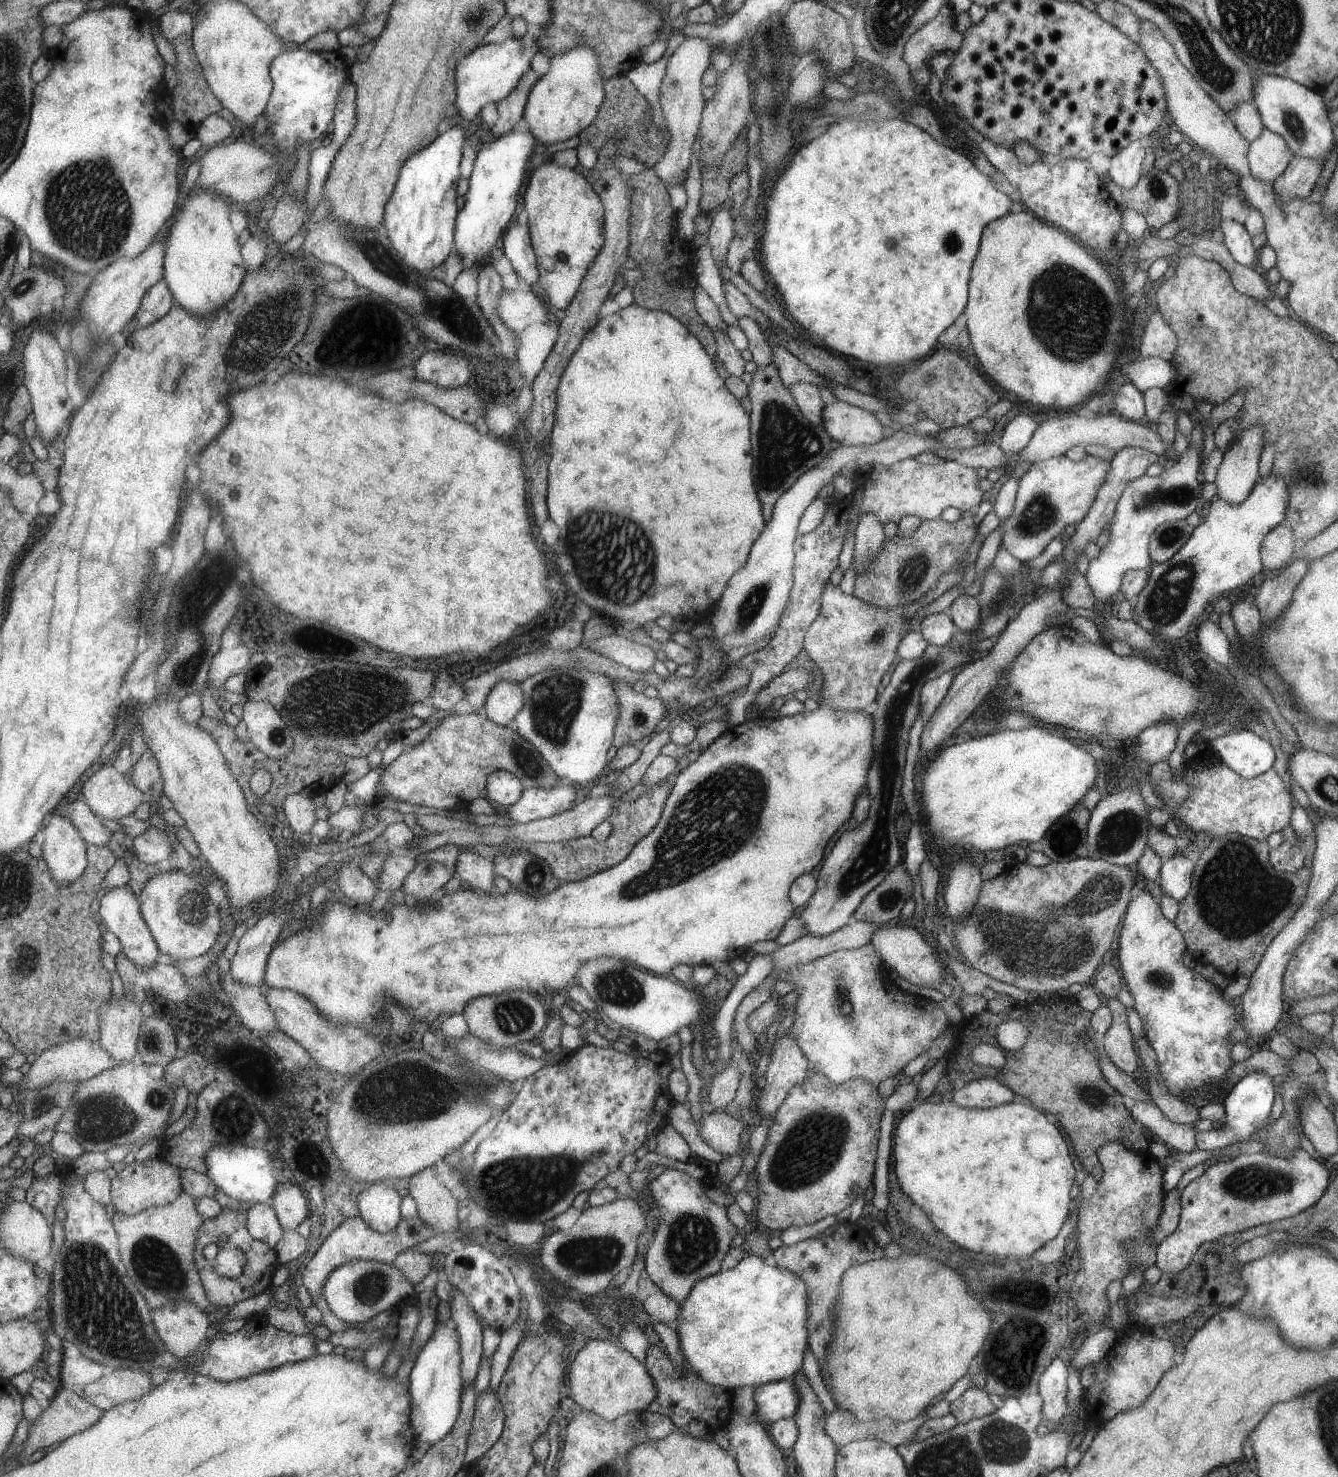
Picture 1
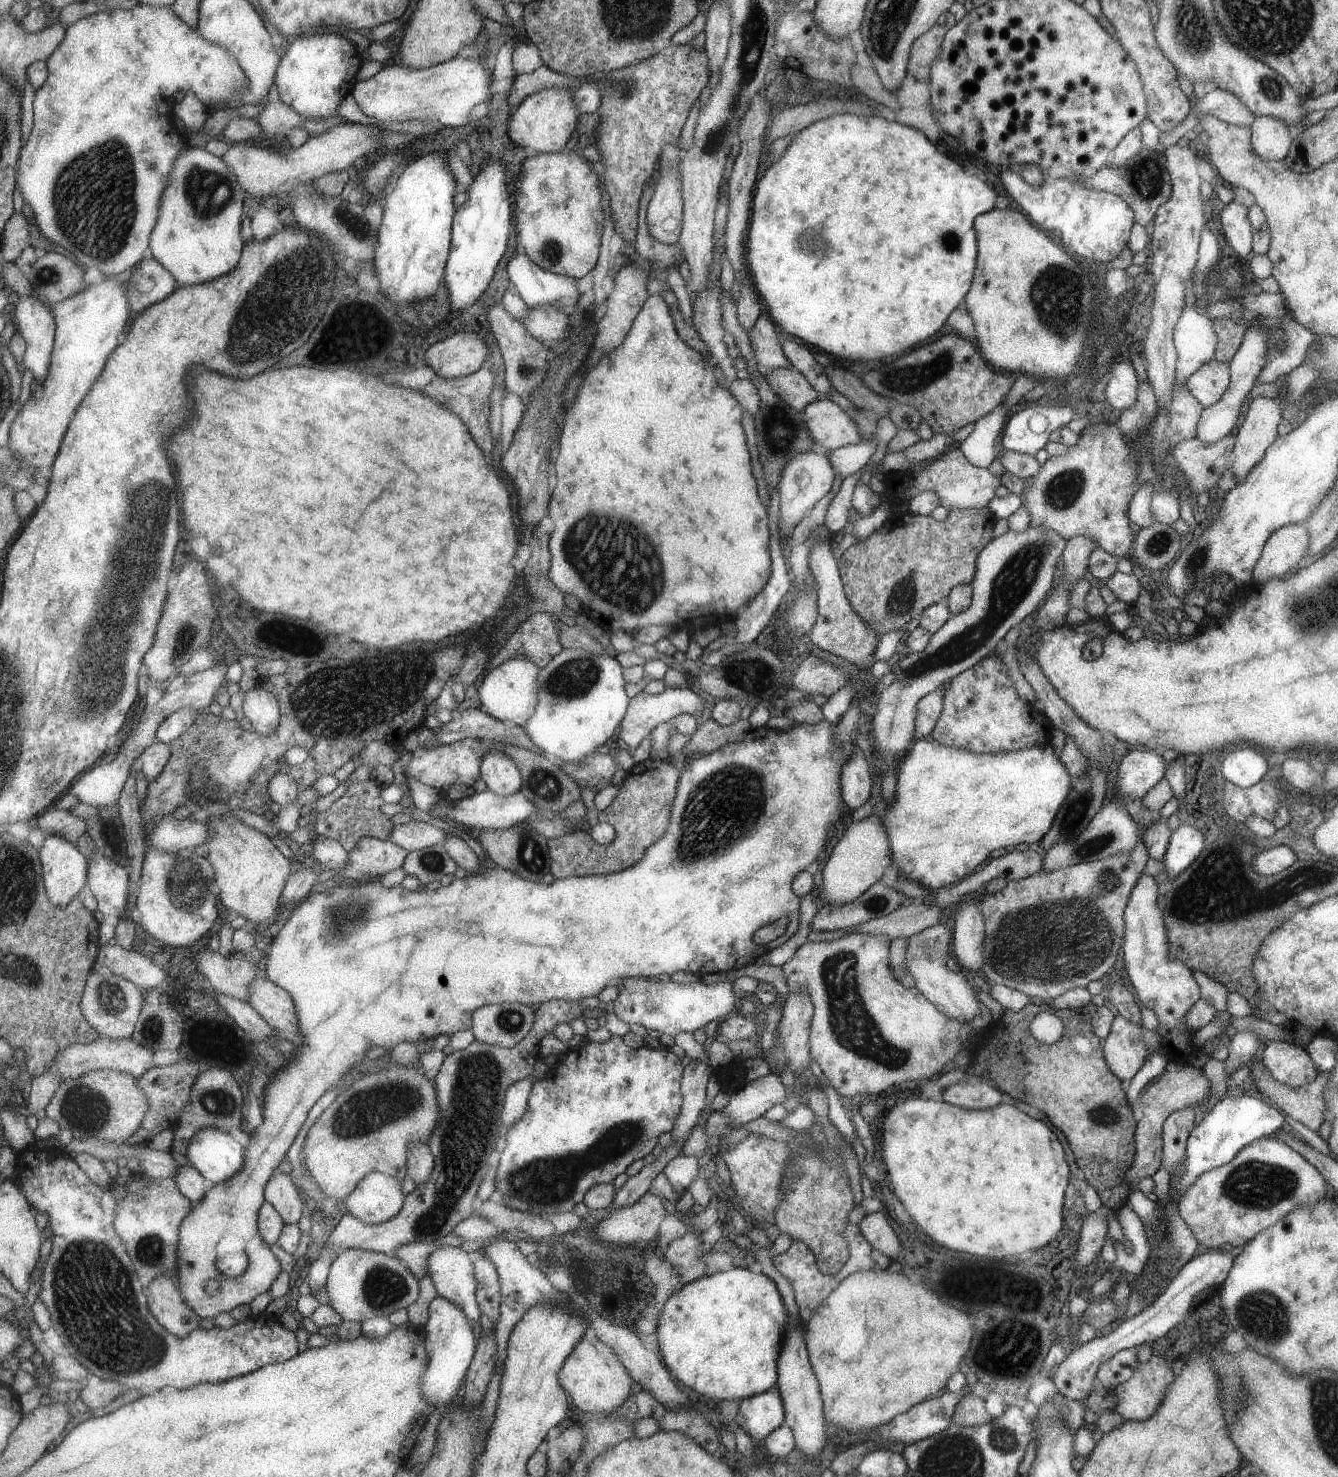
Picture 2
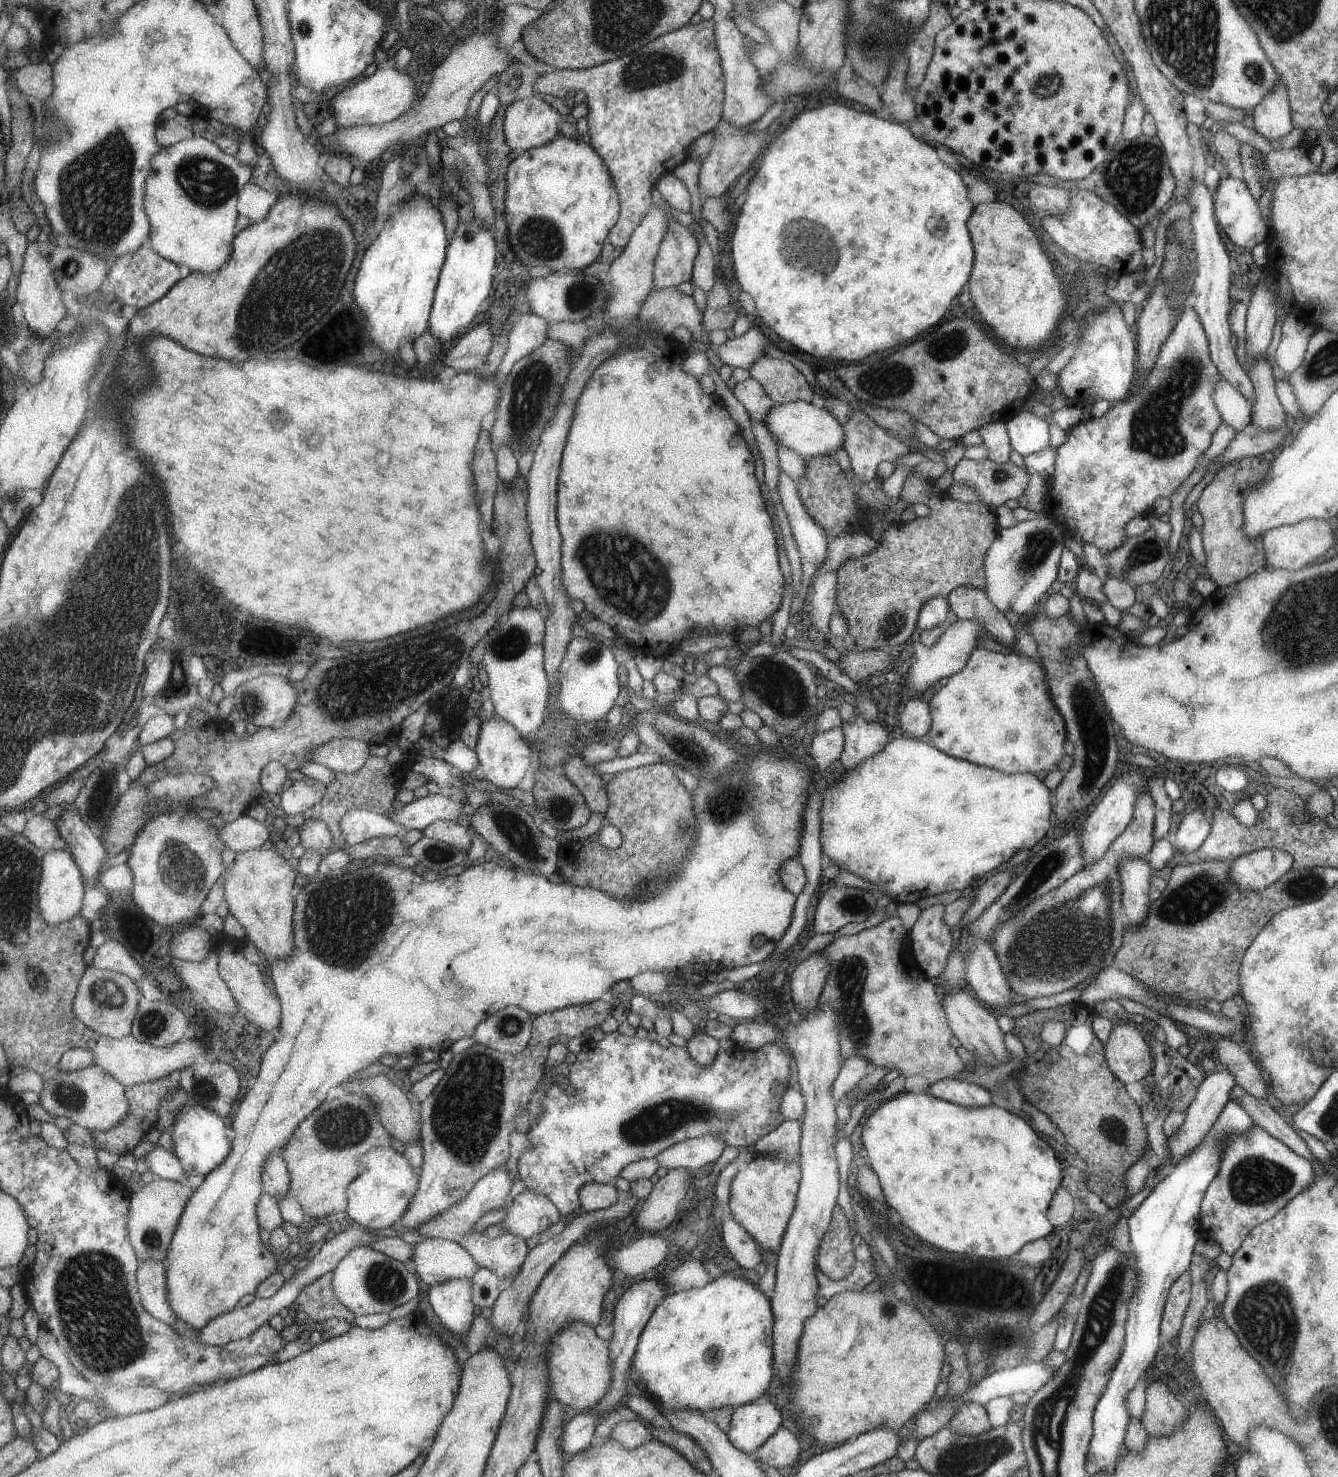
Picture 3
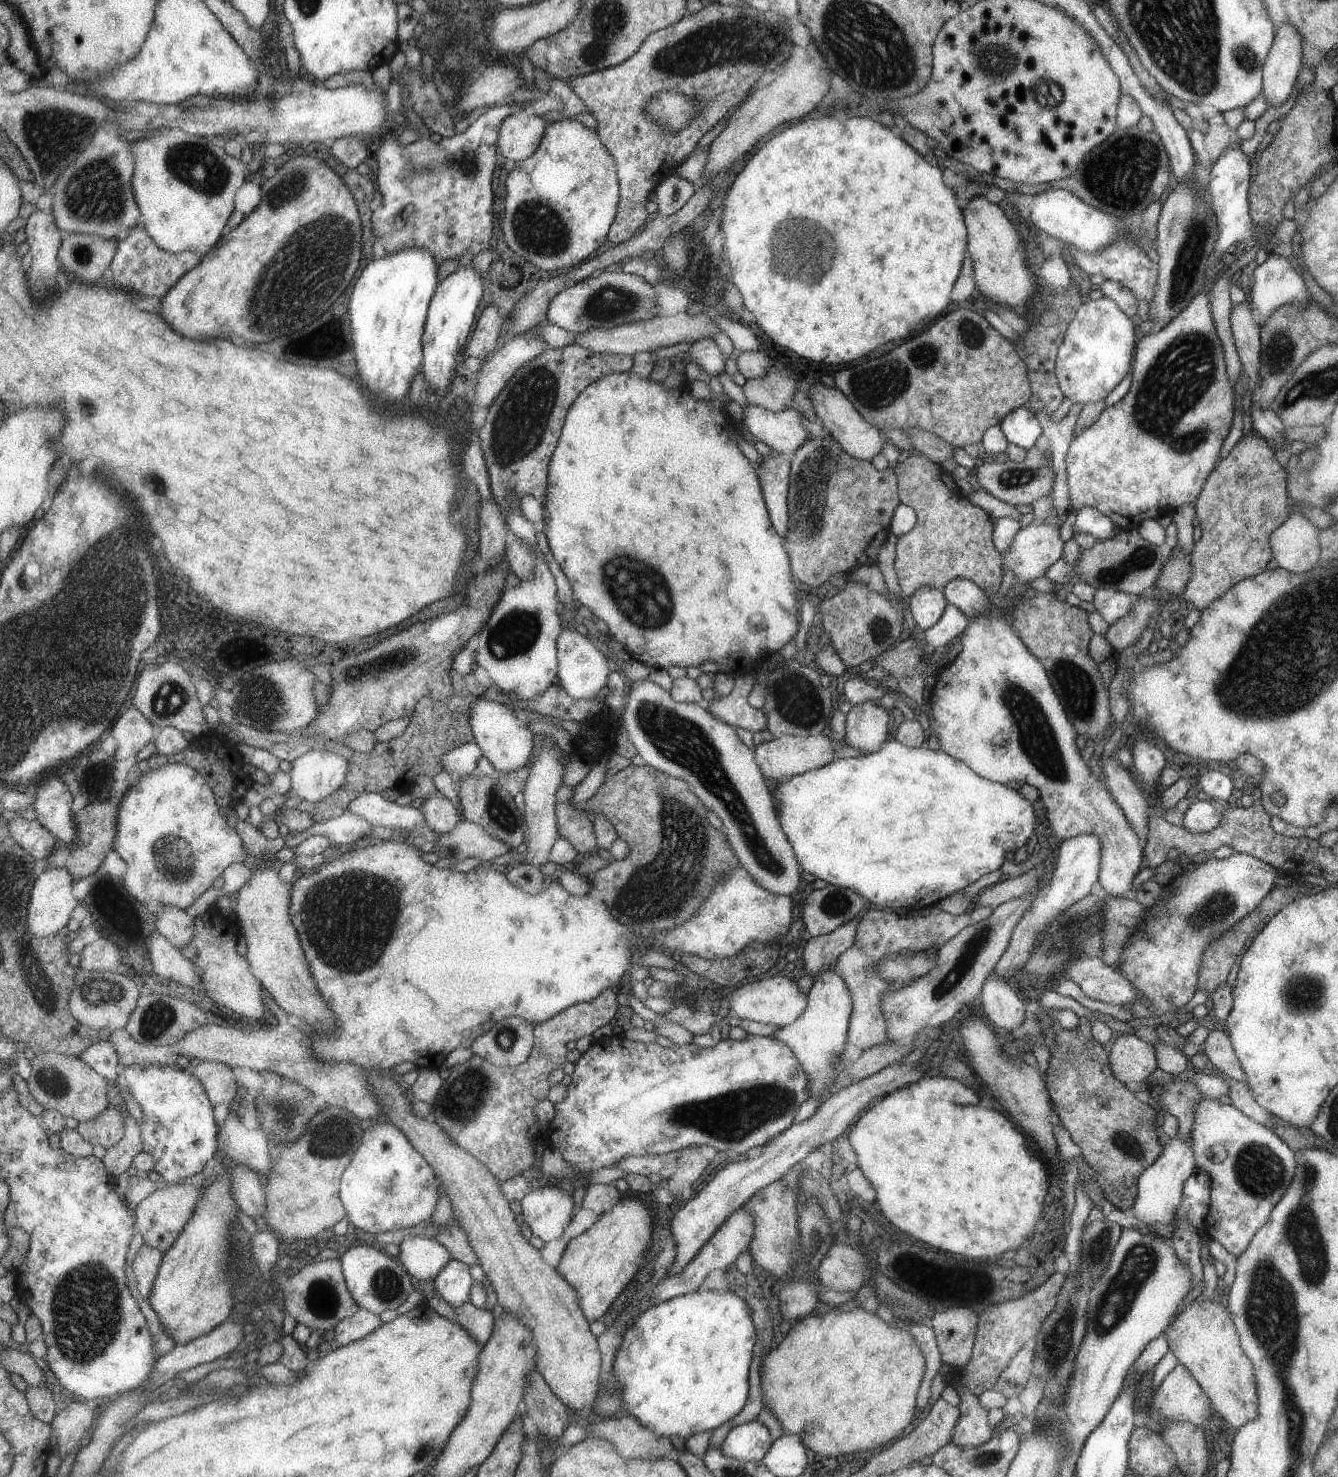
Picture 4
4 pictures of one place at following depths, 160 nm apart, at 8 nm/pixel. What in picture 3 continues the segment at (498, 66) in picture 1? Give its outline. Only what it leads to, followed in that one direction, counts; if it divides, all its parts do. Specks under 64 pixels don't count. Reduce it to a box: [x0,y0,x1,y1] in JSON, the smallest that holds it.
[331,64,424,128]

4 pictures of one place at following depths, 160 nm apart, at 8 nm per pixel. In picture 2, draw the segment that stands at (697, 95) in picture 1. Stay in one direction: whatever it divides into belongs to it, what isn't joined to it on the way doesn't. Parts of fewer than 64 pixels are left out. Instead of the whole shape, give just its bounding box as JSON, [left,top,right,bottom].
[645,145,682,243]

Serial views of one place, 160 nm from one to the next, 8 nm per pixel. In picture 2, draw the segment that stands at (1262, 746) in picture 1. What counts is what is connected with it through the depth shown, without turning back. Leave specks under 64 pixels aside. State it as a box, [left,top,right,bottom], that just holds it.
[1220,744,1268,789]

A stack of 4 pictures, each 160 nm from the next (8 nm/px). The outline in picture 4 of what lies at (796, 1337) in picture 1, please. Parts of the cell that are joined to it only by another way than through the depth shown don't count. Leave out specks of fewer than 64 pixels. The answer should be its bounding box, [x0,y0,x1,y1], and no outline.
[613,1287,771,1461]

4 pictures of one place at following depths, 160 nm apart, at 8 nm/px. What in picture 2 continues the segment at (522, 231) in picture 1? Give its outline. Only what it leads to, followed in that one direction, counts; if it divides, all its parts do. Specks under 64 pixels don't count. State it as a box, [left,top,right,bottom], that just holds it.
[508,249,581,309]

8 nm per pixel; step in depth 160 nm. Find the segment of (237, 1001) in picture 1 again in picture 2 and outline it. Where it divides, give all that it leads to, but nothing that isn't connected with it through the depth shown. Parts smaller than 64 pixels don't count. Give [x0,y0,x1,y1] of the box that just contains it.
[195,947,257,1002]

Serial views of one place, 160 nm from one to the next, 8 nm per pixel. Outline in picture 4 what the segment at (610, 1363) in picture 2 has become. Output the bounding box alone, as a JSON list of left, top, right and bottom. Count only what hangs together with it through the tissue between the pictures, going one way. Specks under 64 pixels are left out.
[367,1068,603,1409]

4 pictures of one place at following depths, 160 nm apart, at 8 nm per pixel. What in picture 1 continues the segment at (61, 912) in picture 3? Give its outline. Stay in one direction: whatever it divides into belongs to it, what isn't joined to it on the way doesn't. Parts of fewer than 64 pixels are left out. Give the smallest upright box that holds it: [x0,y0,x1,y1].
[42,816,87,887]

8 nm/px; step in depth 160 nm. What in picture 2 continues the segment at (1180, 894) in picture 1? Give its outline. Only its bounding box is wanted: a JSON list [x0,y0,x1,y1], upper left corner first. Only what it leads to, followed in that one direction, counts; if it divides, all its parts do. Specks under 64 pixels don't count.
[1162,823,1203,880]

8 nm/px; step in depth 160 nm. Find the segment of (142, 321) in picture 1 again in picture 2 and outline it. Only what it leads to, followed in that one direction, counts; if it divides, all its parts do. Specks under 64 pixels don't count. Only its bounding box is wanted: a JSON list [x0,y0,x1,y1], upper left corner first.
[128,254,181,316]

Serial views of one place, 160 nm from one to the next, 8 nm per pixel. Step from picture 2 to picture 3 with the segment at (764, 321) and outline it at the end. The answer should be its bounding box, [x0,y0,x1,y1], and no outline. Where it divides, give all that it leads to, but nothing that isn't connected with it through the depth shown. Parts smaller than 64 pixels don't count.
[708,326,769,370]

